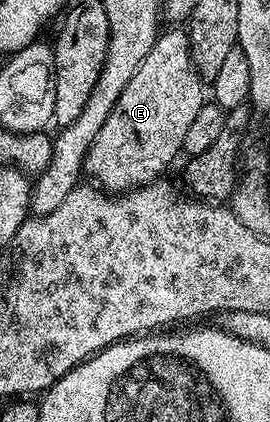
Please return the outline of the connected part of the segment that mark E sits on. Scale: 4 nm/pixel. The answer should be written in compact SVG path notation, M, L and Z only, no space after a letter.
M179 27L160 32L150 54L143 59L143 64L135 71L134 78L123 89L107 122L95 137L95 142L87 151L84 176L93 180L102 190L109 193L128 192L139 186L149 185L158 180L162 173L182 152L183 138L191 127L192 120L205 103L203 97L203 79L198 75L190 55L188 32Z

